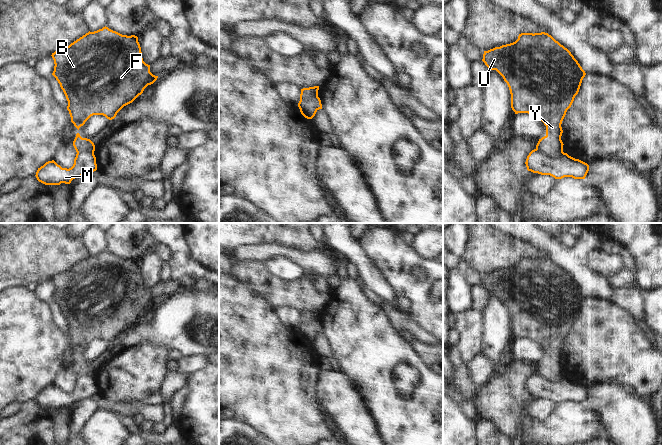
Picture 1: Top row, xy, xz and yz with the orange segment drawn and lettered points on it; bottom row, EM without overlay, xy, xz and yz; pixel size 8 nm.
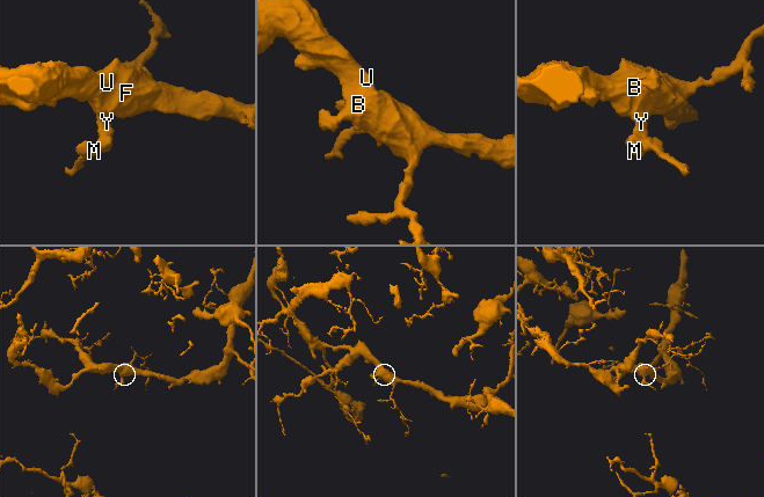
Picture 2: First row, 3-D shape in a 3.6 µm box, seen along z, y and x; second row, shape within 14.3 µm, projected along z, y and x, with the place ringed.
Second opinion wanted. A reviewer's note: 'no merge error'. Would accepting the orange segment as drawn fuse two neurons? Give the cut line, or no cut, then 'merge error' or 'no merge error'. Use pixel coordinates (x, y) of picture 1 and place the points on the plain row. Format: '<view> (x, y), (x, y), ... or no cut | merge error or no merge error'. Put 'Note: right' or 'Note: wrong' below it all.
yz (536, 372), (551, 380), (558, 380), (563, 376) | merge error
Note: wrong

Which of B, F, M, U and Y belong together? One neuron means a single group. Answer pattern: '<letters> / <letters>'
B F U Y / M

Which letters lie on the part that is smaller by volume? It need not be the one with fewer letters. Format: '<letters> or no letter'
M

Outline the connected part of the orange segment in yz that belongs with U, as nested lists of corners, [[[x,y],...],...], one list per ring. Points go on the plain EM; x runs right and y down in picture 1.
[[[521,257],[513,267],[484,275],[482,285],[489,293],[496,294],[507,307],[511,318],[511,332],[515,338],[531,338],[546,350],[546,359],[539,363],[536,373],[551,381],[561,379],[564,369],[561,364],[563,357],[561,348],[586,299],[571,276],[548,257]]]

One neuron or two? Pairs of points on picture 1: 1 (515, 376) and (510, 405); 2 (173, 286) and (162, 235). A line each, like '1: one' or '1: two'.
1: one
2: two

